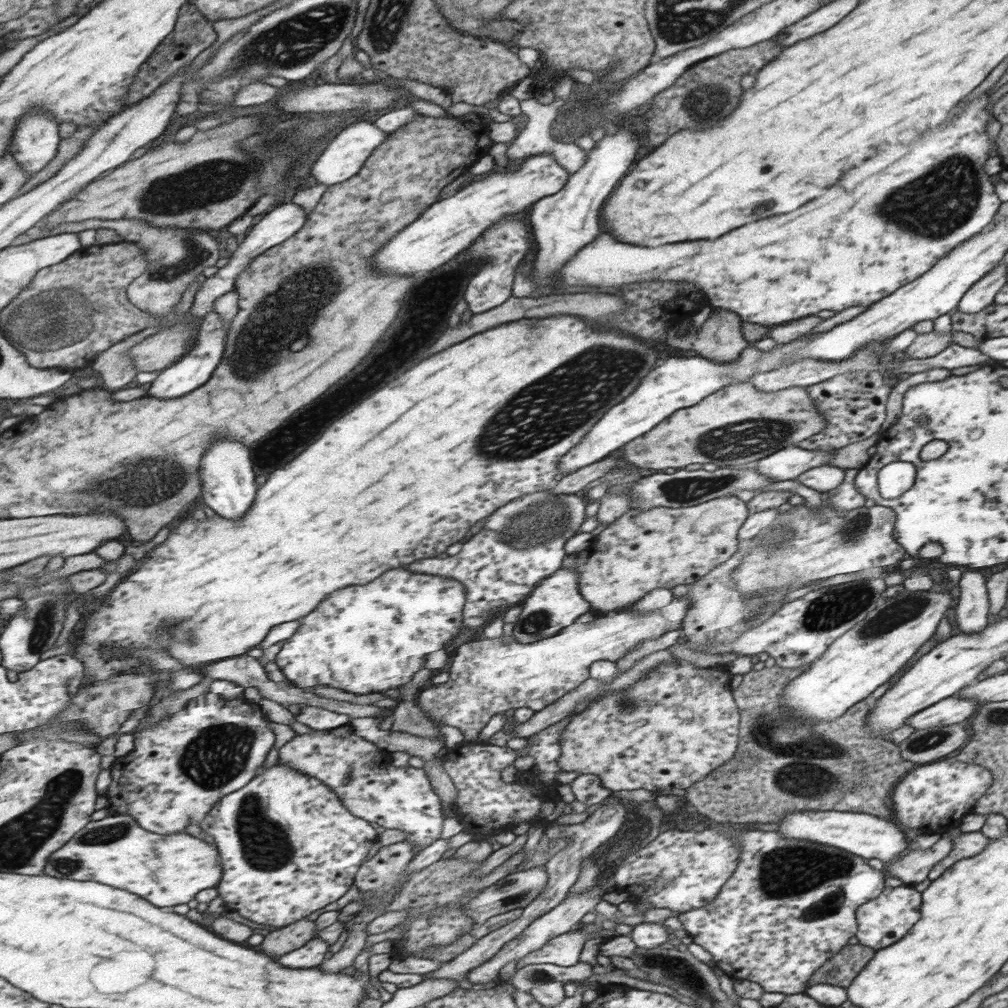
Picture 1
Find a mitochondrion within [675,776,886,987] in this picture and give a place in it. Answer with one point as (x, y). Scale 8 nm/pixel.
(789, 871)

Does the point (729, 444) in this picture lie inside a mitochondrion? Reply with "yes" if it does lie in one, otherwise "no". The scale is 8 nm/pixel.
yes

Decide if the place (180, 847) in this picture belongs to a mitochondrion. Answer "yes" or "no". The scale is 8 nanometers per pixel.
no

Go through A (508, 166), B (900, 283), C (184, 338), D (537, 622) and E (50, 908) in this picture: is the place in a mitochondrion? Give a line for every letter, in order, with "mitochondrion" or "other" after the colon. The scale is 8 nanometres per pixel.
A: other
B: other
C: other
D: mitochondrion
E: other

